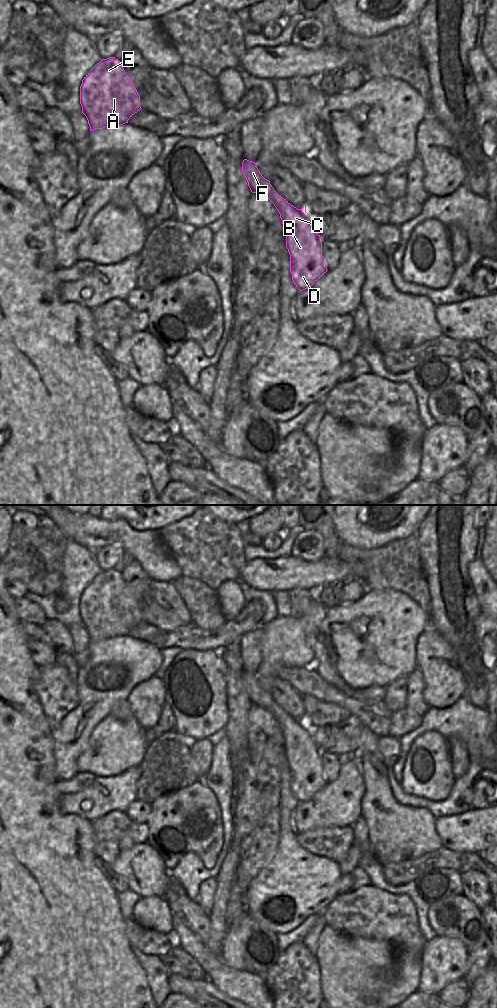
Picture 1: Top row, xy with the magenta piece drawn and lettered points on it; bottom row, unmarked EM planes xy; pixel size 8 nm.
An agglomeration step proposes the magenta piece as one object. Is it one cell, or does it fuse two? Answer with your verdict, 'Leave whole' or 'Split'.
Leave whole

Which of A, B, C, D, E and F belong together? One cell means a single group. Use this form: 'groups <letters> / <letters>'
groups A B C D E F

